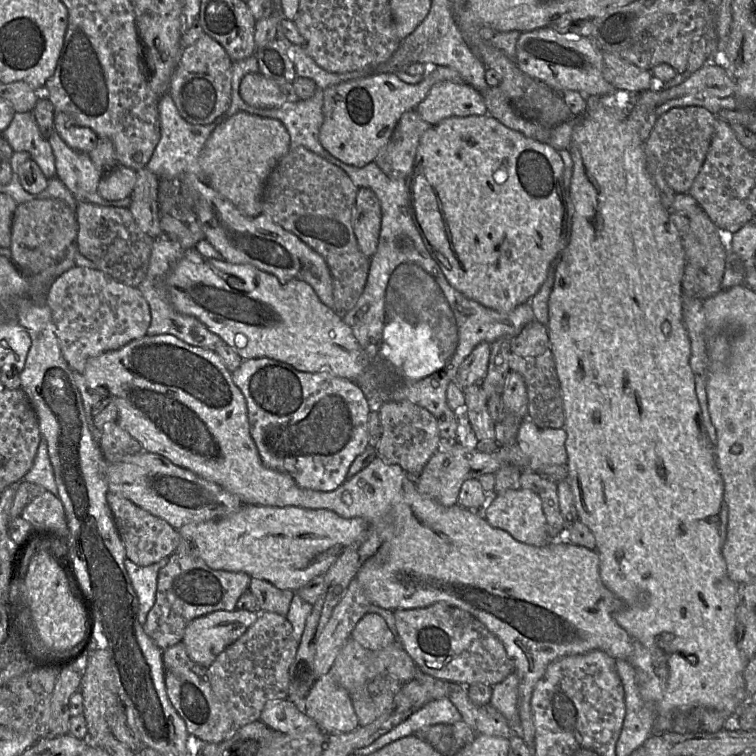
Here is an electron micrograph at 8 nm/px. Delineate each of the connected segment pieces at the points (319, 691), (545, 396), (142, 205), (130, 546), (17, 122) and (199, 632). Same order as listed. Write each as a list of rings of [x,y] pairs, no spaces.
[[[331,672],[314,681],[303,710],[329,734],[350,733],[359,727],[350,694]]]
[[[548,347],[536,357],[509,354],[510,371],[519,373],[525,381],[528,397],[527,417],[541,428],[563,428],[565,424],[563,398],[552,350]]]
[[[146,167],[137,170],[137,180],[128,207],[138,227],[153,239],[163,235],[159,221],[159,181],[160,179]]]
[[[112,491],[106,494],[108,505],[113,513],[115,524],[124,544],[126,556],[139,566],[152,565],[164,557],[170,557],[179,545],[178,530],[165,520],[152,515],[135,505],[129,499]]]
[[[16,112],[1,136],[7,140],[14,152],[28,152],[47,180],[56,176],[51,146],[42,136],[32,112]]]
[[[218,610],[193,619],[185,628],[183,644],[190,659],[208,668],[217,656],[257,620],[258,612]]]

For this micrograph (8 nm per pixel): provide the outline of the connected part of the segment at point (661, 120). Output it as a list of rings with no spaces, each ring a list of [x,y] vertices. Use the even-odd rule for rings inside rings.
[[[700,106],[673,107],[658,116],[645,141],[646,153],[653,155],[663,172],[667,184],[675,193],[688,193],[699,173],[714,134],[717,115]]]

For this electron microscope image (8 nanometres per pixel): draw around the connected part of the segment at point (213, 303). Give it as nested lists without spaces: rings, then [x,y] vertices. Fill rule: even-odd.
[[[184,257],[164,278],[164,286],[176,311],[196,318],[243,360],[271,358],[299,371],[328,372],[353,382],[367,366],[366,355],[342,315],[324,305],[313,288],[305,282],[281,280],[249,264],[233,264],[217,259],[202,259],[194,263]]]

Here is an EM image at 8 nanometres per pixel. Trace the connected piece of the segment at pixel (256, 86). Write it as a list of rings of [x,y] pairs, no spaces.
[[[258,73],[246,74],[240,83],[243,101],[256,108],[271,109],[287,102],[299,101],[291,83],[275,81]]]

